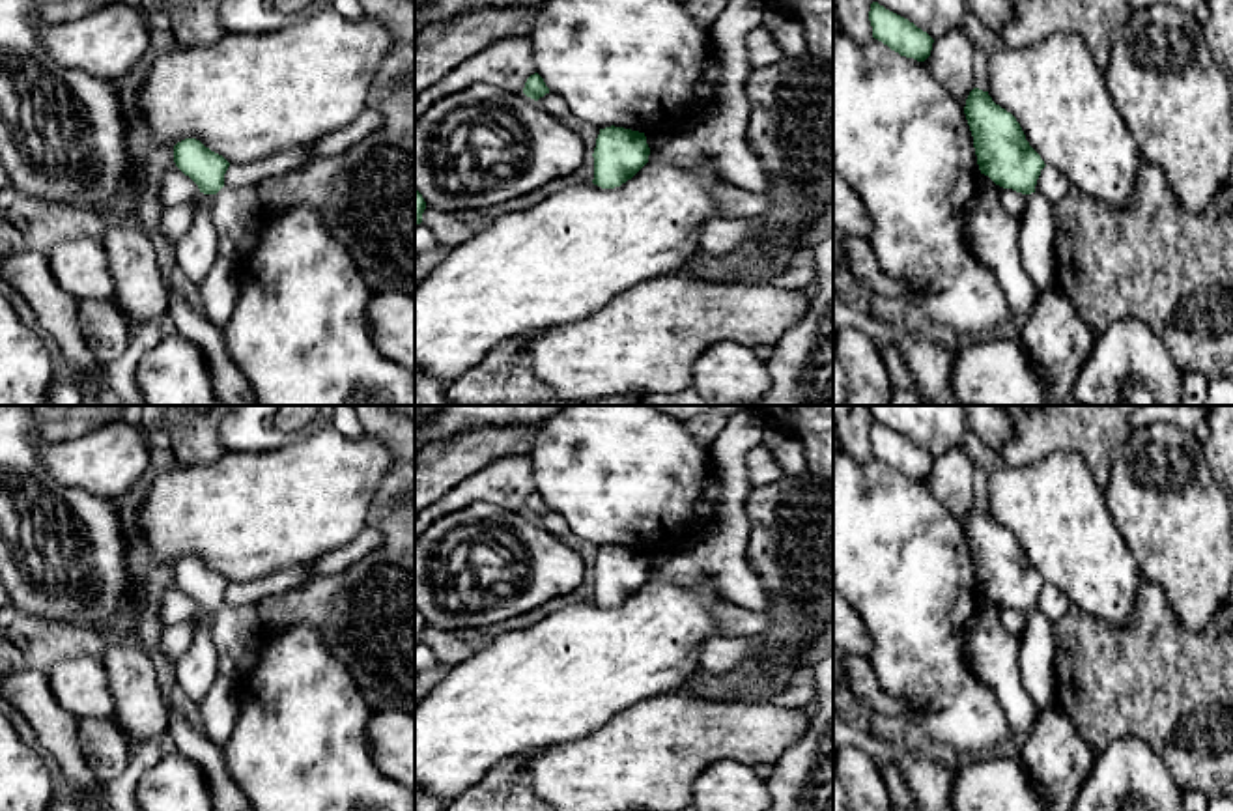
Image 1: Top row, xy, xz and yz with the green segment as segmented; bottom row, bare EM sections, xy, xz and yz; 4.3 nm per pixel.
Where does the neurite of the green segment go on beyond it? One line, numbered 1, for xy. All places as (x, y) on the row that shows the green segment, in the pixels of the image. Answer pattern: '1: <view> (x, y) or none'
1: xy (236, 212)

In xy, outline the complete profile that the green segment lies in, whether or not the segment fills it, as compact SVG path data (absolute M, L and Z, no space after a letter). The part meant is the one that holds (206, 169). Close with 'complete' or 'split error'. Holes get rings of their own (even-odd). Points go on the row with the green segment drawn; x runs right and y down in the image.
M185 138L174 146L174 163L200 192L213 196L211 219L219 252L241 265L258 243L265 215L256 187L228 187L224 174L230 163L196 138Z; split error

